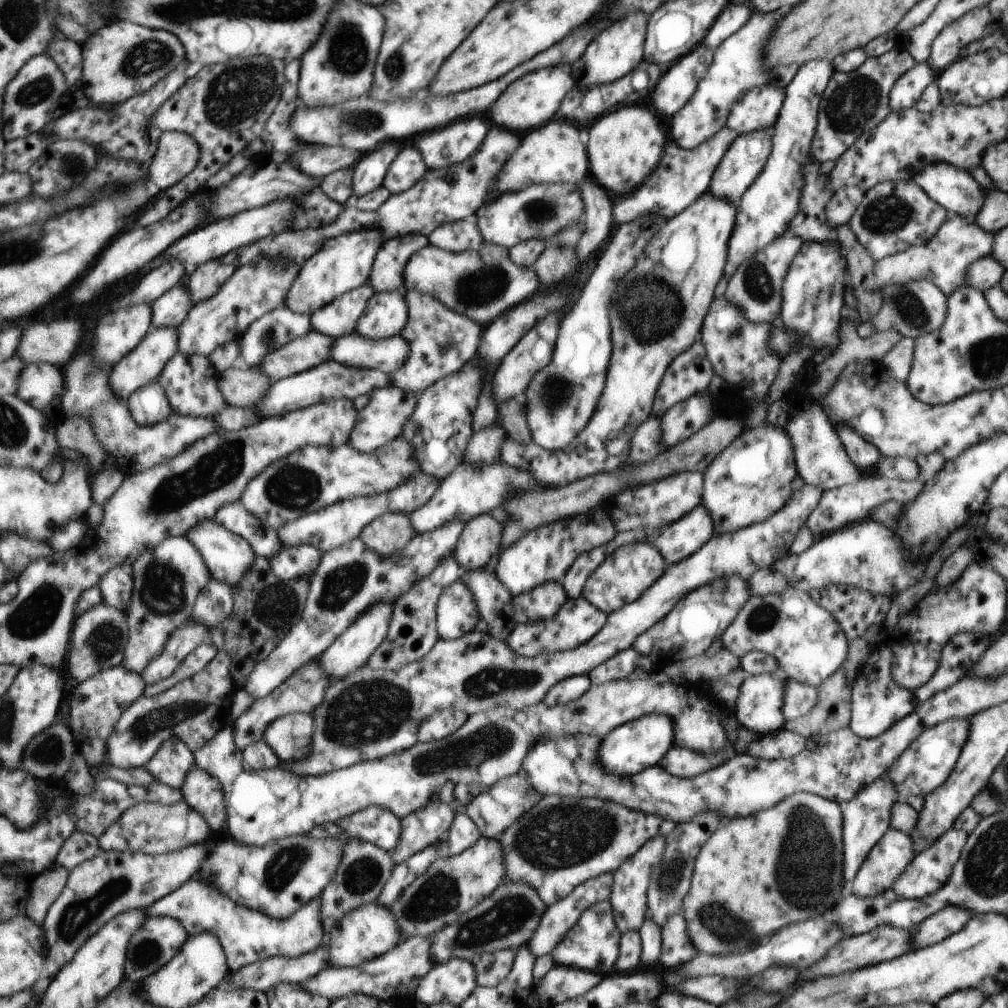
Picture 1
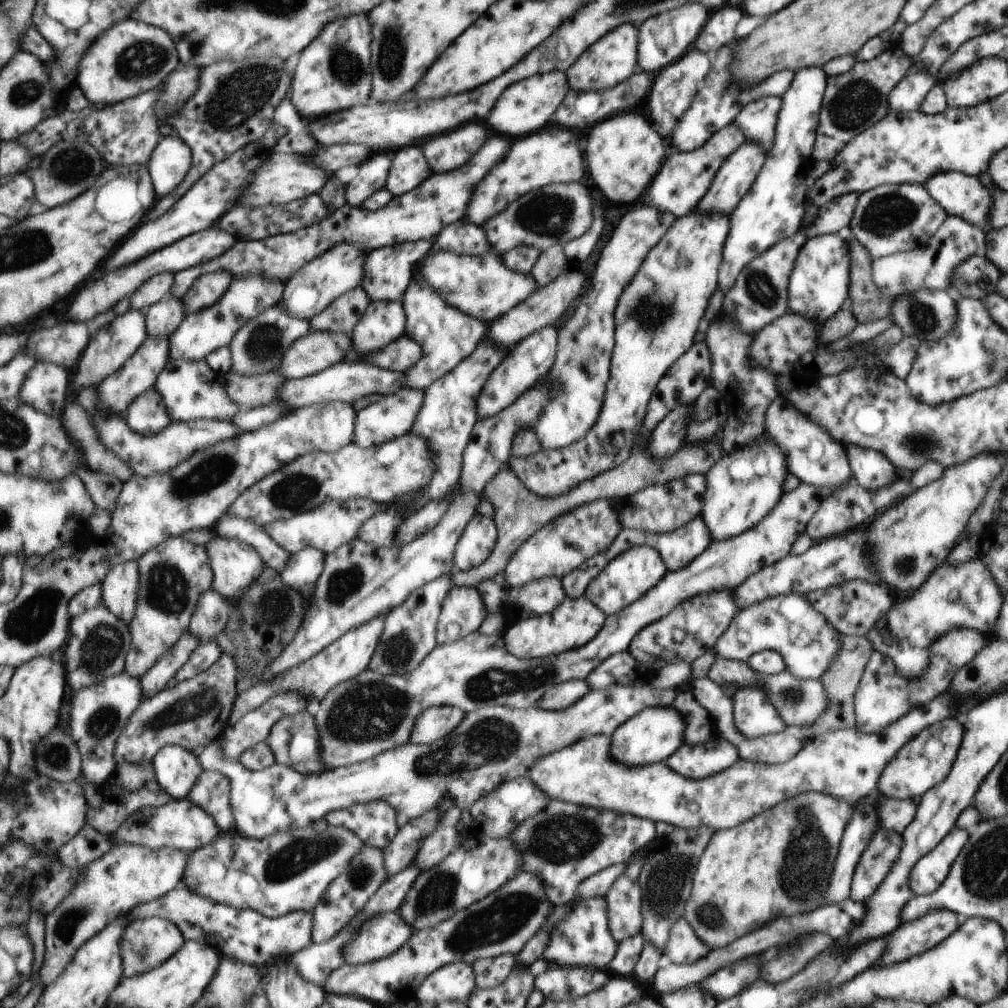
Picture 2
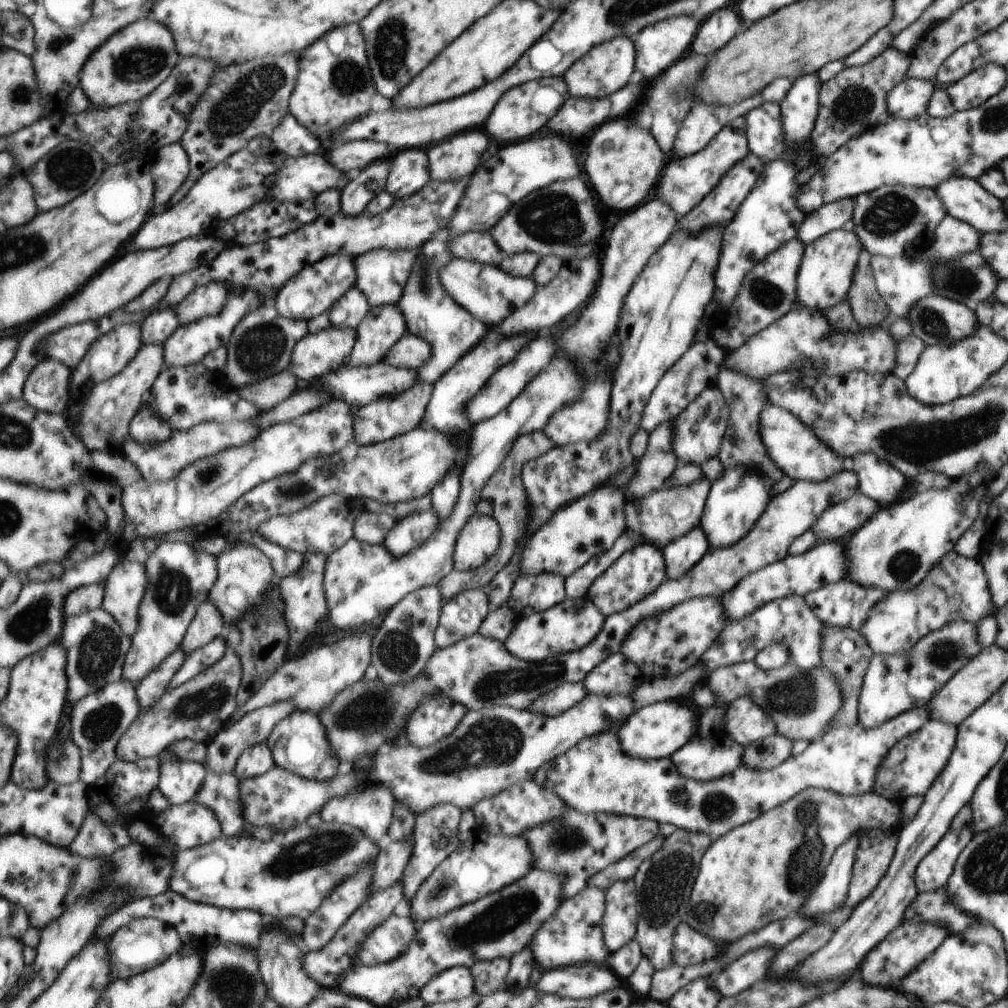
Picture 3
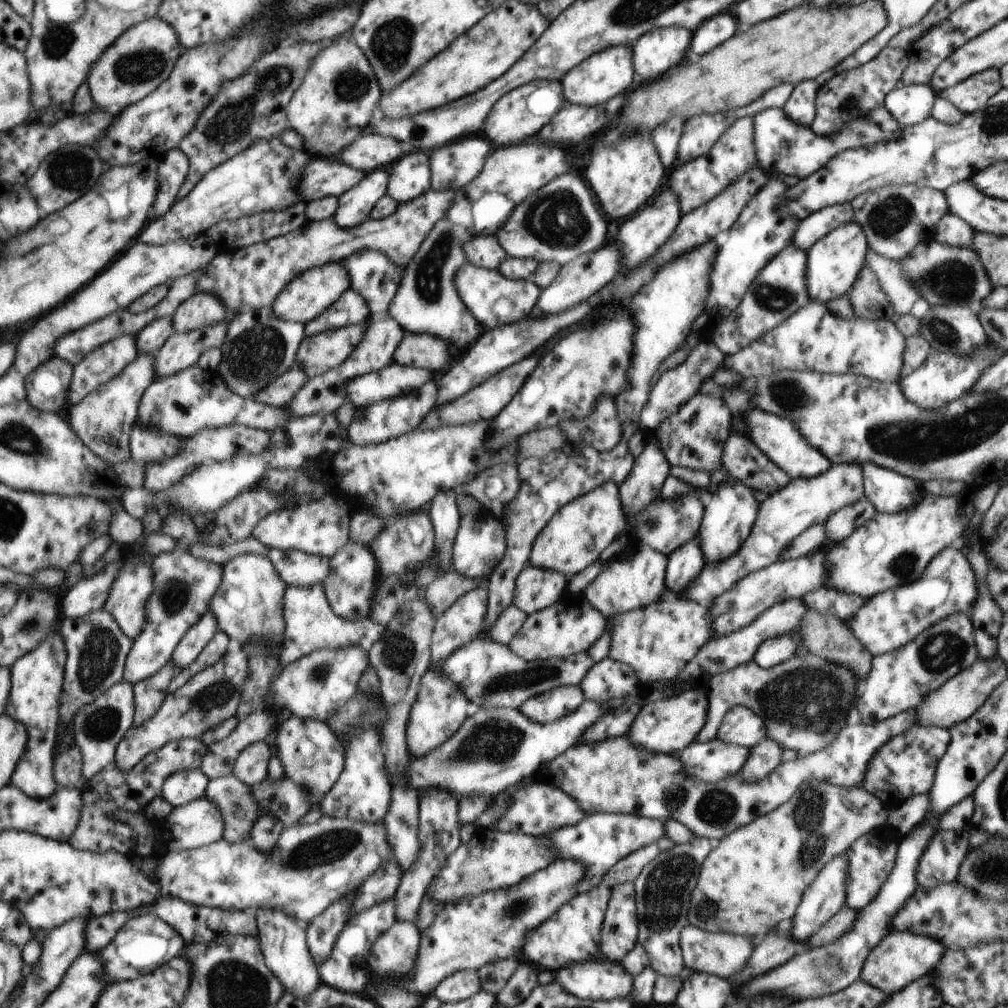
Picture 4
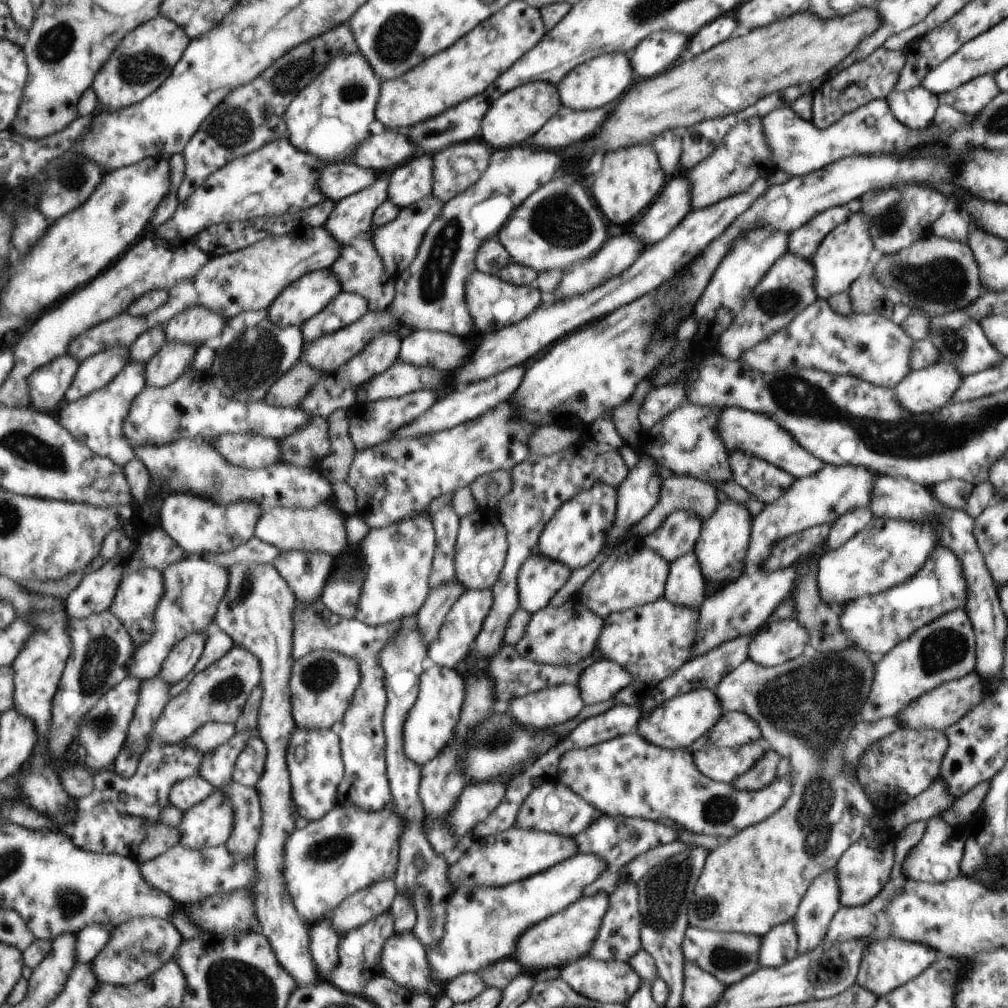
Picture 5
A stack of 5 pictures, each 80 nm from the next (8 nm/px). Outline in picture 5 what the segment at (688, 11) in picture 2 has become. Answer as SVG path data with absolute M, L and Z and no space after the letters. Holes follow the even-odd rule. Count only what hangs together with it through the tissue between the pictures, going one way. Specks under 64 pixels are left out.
M657 31L644 38L630 52L634 74L641 78L653 78L665 72L683 52L687 36L669 31Z

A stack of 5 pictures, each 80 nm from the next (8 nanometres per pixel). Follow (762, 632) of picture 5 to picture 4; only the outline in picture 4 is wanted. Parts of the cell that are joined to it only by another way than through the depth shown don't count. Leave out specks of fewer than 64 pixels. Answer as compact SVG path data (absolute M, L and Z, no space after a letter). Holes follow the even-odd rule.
M789 632L789 634L779 634L775 638L769 638L757 649L753 661L764 669L777 666L795 655L795 650L799 646L800 634Z

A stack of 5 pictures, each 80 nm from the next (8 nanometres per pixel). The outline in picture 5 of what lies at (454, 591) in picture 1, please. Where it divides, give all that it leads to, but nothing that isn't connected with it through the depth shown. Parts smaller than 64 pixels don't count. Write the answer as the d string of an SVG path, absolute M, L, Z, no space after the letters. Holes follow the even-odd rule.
M463 590L452 604L452 608L448 610L438 638L426 650L428 664L450 669L459 667L471 653L471 646L475 644L476 637L483 628L483 622L492 608L493 600L491 590Z

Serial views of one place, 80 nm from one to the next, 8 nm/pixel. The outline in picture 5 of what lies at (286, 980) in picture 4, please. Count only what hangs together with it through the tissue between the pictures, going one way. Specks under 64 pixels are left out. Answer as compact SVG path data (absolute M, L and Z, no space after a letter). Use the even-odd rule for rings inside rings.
M239 562L229 568L230 585L228 594L221 601L220 608L216 614L216 628L224 630L232 636L235 645L245 647L253 654L256 654L261 661L262 666L262 687L263 698L262 705L258 714L258 734L261 740L268 747L268 757L266 760L265 770L262 774L258 788L263 809L263 826L262 835L256 848L256 865L258 868L258 883L254 886L256 894L256 906L258 908L258 917L260 918L261 932L269 939L281 966L284 966L289 974L296 978L298 986L311 986L320 982L320 974L316 967L312 955L311 934L308 922L298 912L294 898L288 889L284 870L286 869L286 847L288 846L289 837L296 831L295 819L299 816L294 796L292 794L292 778L288 767L288 750L294 733L296 732L296 720L292 709L292 668L295 660L293 654L294 643L294 613L298 605L296 592L289 586L284 575L280 573L277 567L271 563L249 564Z

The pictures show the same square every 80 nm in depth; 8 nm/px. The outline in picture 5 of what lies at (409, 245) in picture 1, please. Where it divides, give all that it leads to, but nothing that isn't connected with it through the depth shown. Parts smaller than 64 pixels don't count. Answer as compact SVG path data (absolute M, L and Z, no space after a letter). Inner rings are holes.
M386 173L378 174L376 180L367 189L336 202L334 212L331 213L325 226L337 242L342 244L341 256L330 269L341 283L342 290L361 295L367 300L371 311L387 310L395 293L395 281L388 275L387 268L376 253L370 237L370 229L373 226L372 214L387 199L386 186Z

